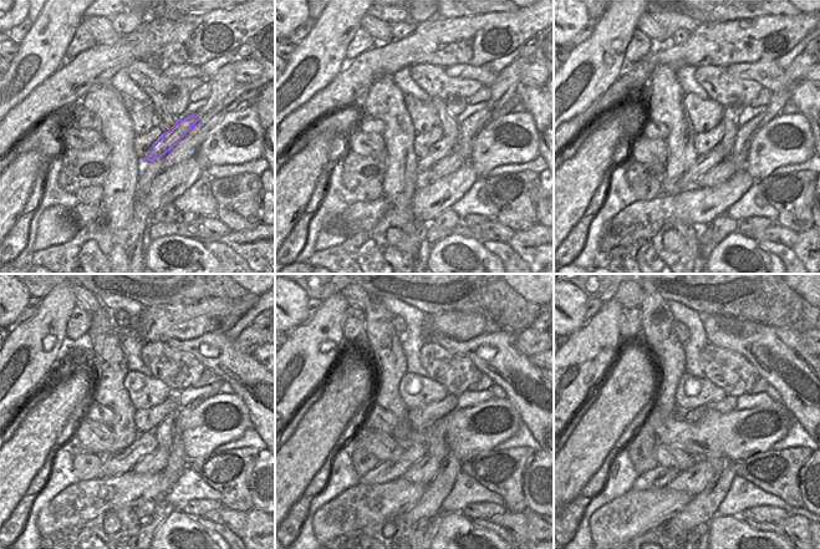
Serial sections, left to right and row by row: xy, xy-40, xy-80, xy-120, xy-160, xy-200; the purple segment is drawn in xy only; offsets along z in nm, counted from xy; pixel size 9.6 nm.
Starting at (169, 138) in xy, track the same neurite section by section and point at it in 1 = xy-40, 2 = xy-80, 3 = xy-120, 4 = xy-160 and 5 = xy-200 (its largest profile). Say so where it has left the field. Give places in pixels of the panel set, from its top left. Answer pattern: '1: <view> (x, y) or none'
1: xy-40 (444, 146)
2: xy-80 (704, 162)
3: xy-120 (115, 464)
4: xy-160 (385, 472)
5: xy-200 (660, 476)

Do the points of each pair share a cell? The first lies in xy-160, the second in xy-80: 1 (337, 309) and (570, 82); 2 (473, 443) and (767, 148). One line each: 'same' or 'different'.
1: same
2: same

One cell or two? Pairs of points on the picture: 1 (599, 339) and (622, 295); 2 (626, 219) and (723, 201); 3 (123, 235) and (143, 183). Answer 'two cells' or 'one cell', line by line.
1: two cells
2: one cell
3: one cell

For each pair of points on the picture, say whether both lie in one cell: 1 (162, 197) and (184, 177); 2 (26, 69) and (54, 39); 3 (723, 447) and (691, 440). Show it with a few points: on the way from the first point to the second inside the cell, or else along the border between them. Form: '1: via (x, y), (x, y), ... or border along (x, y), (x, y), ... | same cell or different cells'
1: via (167, 192), (179, 179) | same cell
2: via (34, 61), (46, 46) | same cell
3: via (716, 440), (698, 440) | same cell

